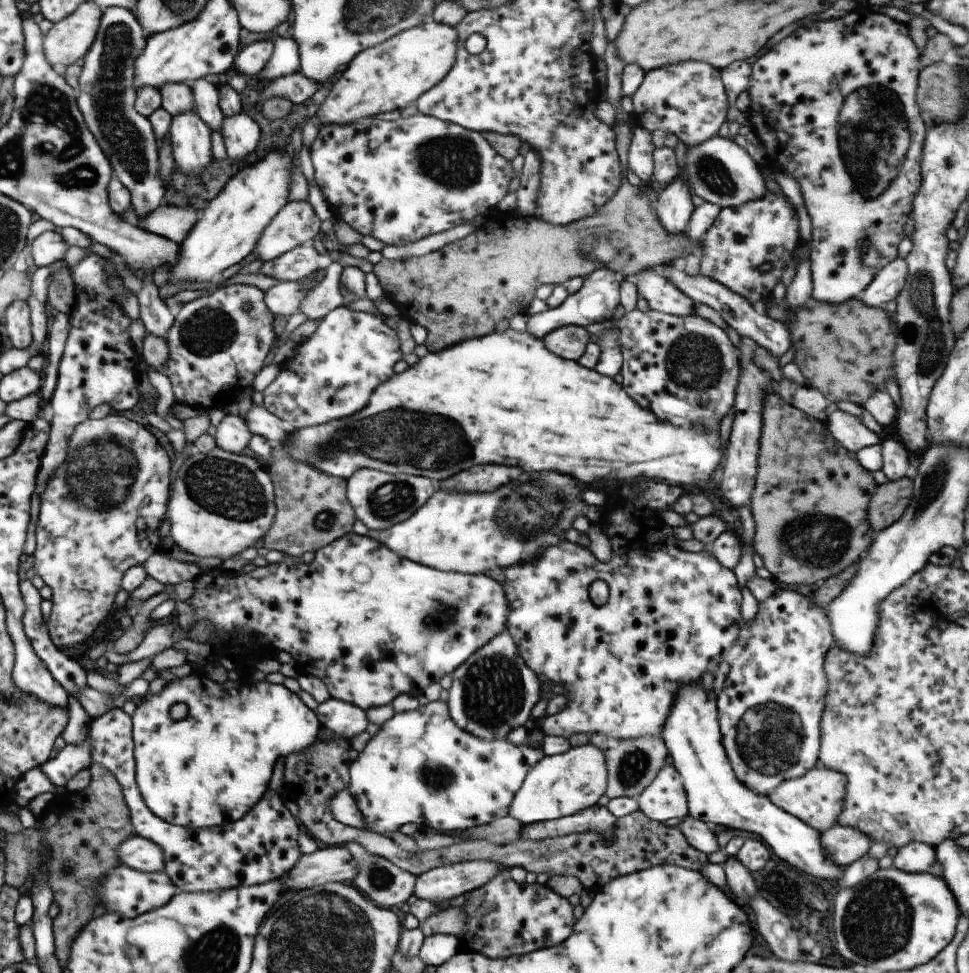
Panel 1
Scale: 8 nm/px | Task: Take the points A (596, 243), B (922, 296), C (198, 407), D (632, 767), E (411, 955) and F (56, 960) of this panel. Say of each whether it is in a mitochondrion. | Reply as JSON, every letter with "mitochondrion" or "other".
{"A":"mitochondrion","B":"mitochondrion","C":"other","D":"mitochondrion","E":"other","F":"other"}

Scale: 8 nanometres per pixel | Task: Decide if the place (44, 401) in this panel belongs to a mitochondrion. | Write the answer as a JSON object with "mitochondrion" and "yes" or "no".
{"mitochondrion":"no"}

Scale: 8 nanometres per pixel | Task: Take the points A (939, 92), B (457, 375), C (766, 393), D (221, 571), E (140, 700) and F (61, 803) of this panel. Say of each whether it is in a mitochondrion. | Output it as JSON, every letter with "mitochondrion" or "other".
{"A":"other","B":"other","C":"other","D":"other","E":"other","F":"other"}

